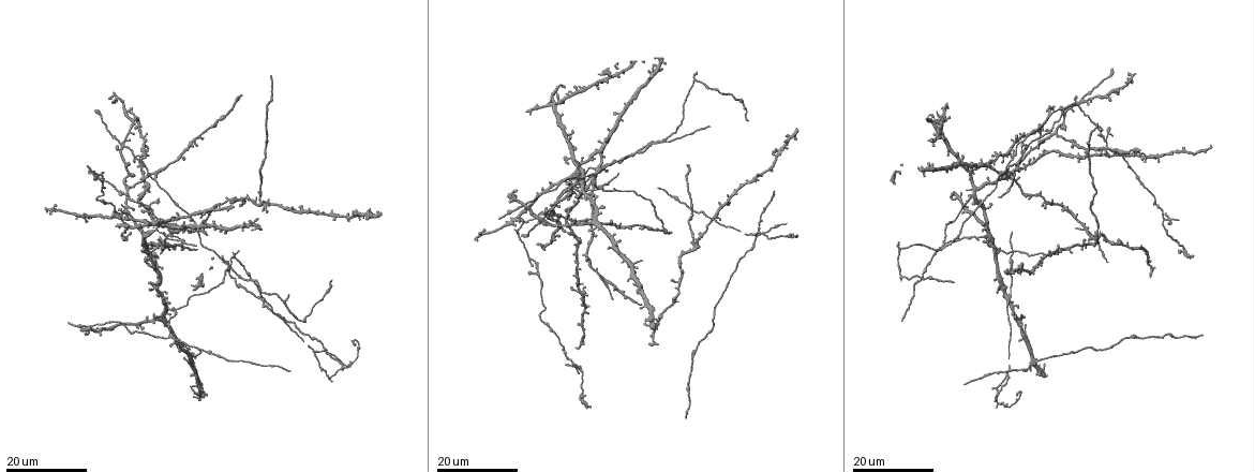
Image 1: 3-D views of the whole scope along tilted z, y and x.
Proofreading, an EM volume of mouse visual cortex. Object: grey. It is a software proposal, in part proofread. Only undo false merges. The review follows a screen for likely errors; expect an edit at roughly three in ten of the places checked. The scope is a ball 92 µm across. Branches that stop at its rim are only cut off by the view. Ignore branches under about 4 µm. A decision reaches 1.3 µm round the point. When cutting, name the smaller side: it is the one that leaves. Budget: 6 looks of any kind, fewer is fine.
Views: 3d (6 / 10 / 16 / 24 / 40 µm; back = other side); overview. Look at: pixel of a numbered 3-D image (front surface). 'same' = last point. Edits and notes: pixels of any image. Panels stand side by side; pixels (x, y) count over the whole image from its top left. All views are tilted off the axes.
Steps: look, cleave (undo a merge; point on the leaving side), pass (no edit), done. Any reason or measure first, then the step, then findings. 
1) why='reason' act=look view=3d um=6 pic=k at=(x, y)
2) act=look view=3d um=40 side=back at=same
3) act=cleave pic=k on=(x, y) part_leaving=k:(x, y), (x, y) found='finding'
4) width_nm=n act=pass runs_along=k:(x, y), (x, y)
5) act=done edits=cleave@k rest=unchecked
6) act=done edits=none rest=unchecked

why='arms part here' act=look view=3d um=24 pic=1 at=(1005, 374)

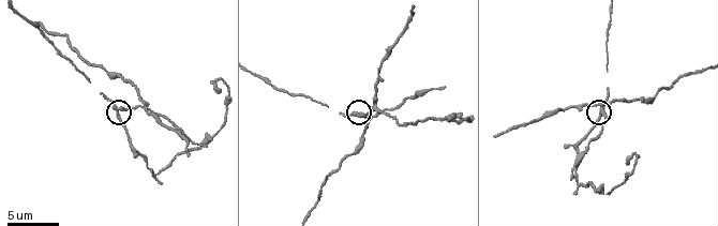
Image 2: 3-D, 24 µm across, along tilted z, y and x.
why='zoom in' act=look view=3d um=6 pic=2 at=(121, 108)

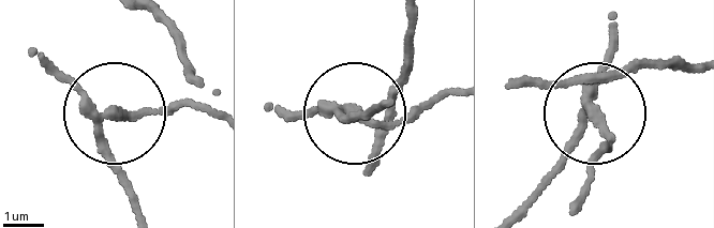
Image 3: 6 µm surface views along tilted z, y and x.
act=cleave pic=3 on=(160, 108) part_leaving=3:(107, 119), (217, 118) found='a second cell is stuck on'

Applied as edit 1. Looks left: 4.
act=look view=overview

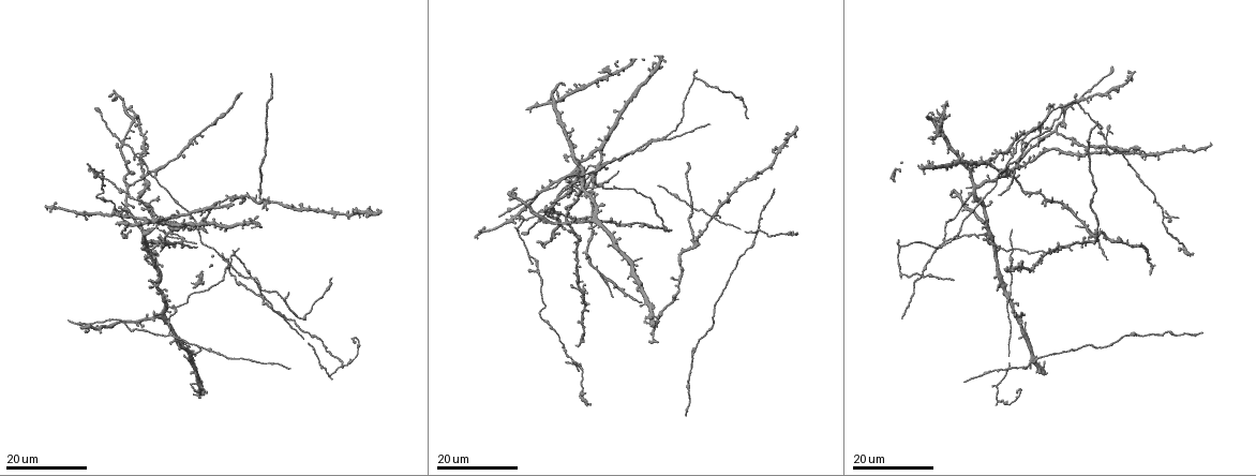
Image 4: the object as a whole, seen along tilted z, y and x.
why='four arms meet' act=look view=3d um=24 pic=4 at=(609, 278)

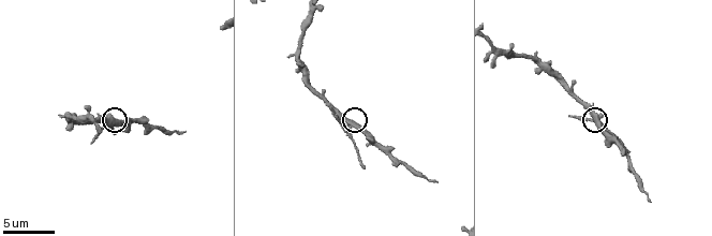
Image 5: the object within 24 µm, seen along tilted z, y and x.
act=look view=3d um=6 pic=5 at=(597, 122)

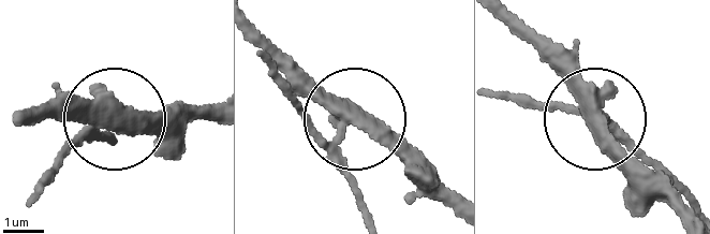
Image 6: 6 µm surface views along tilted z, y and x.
act=cleave pic=6 on=(60, 158) part_leaving=6:(340, 130), (366, 217) found='two cells meet here'

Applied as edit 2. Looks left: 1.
act=done edits=cleave@3,cleave@6 rest=unchecked

